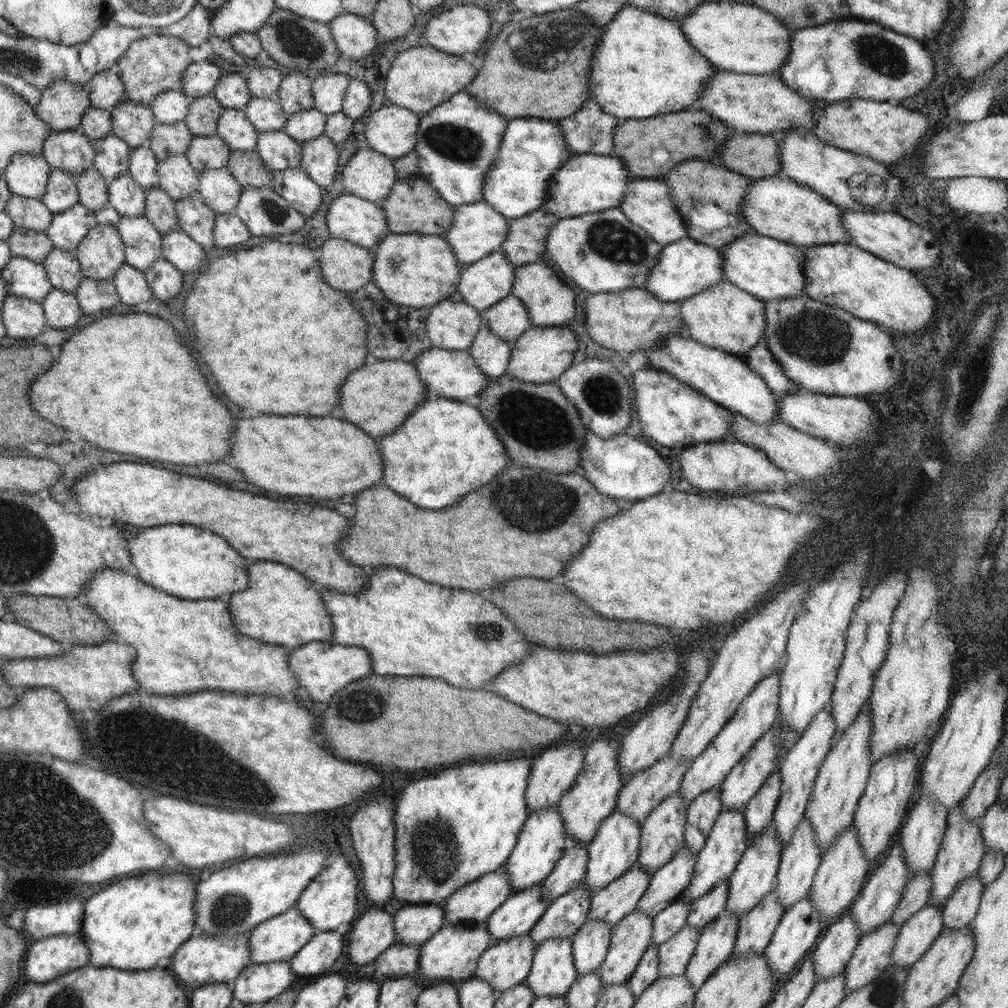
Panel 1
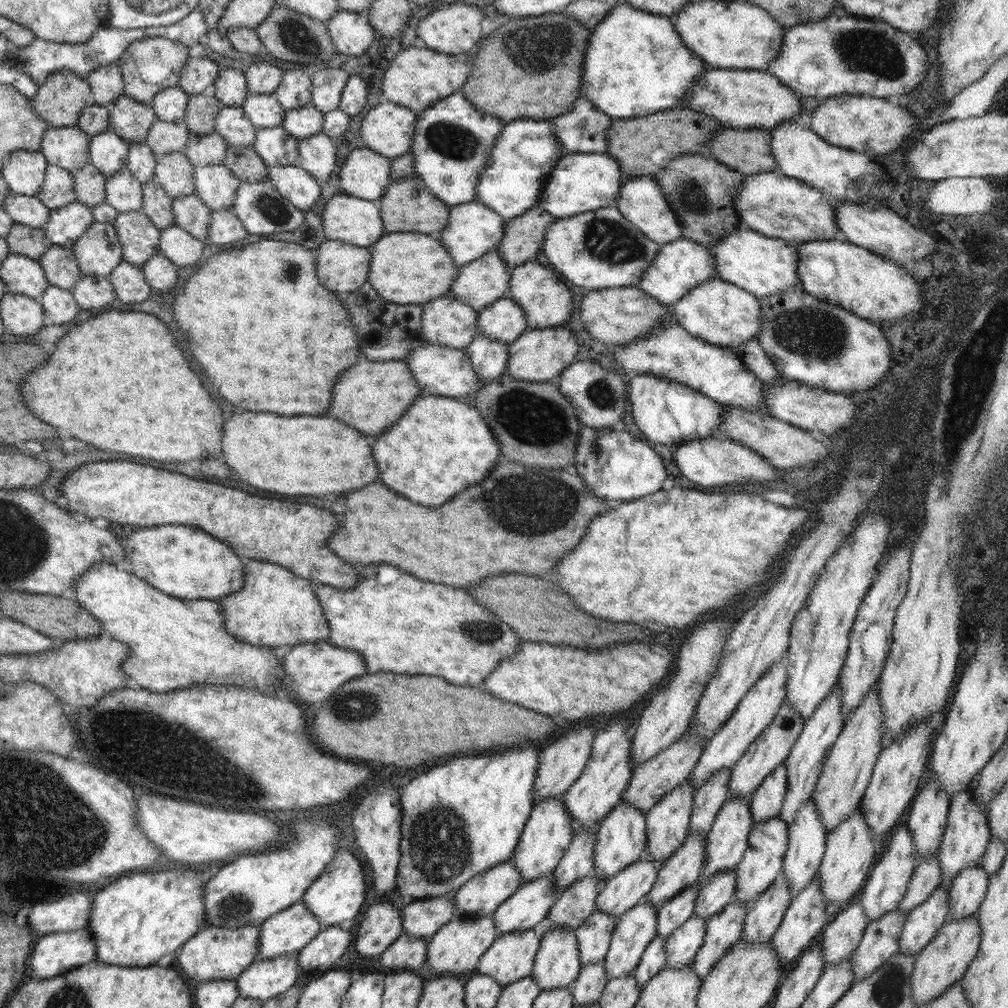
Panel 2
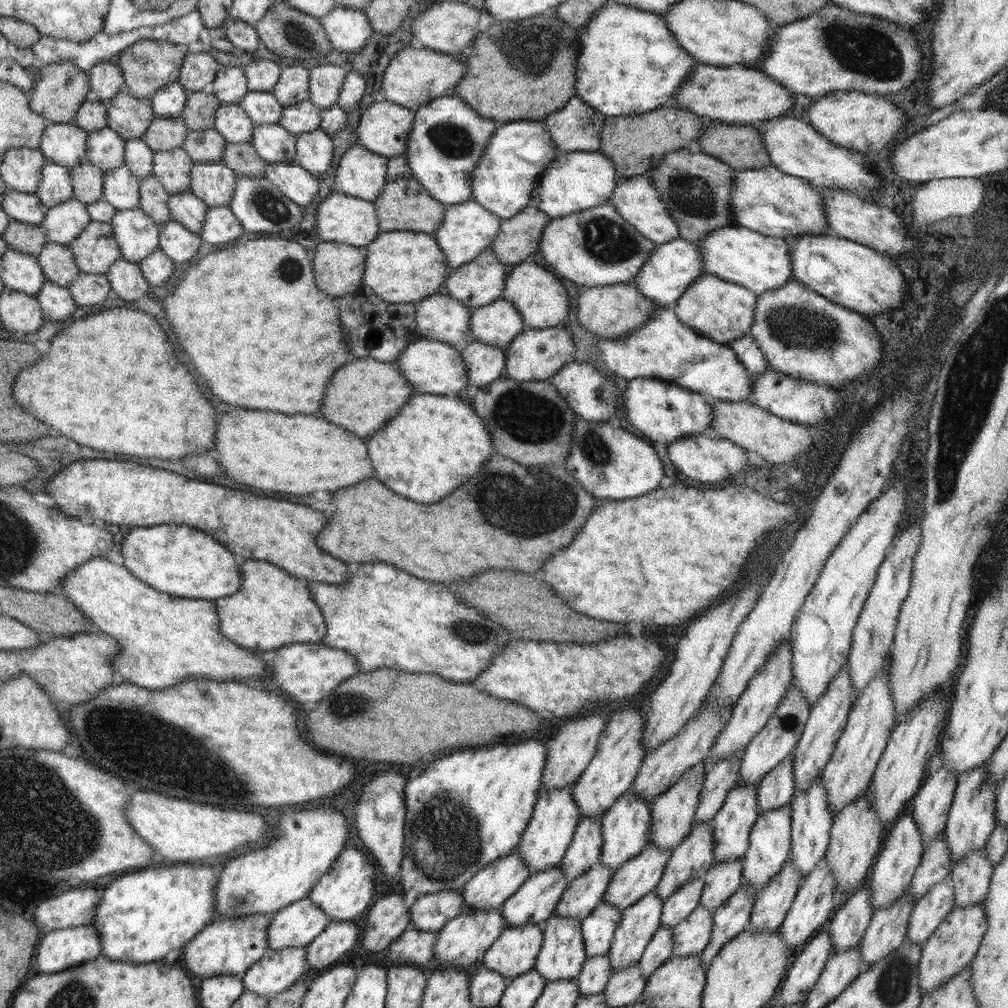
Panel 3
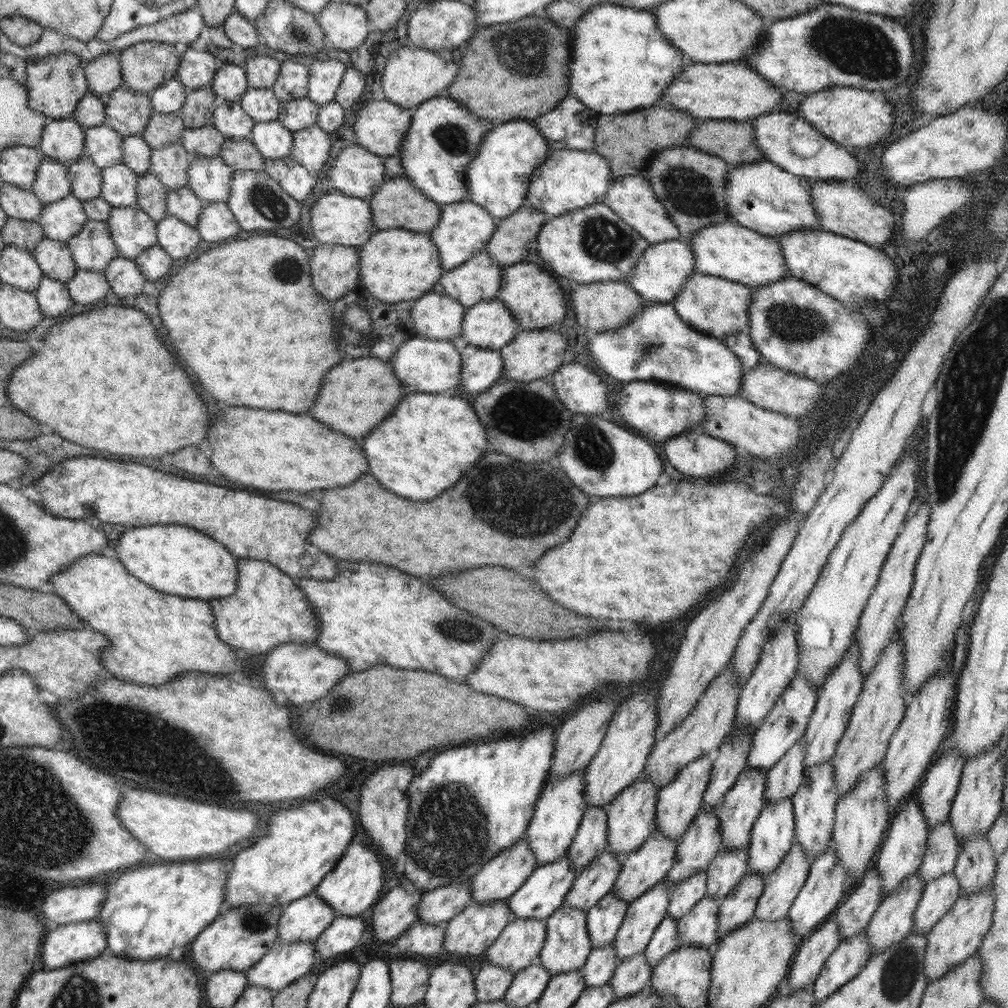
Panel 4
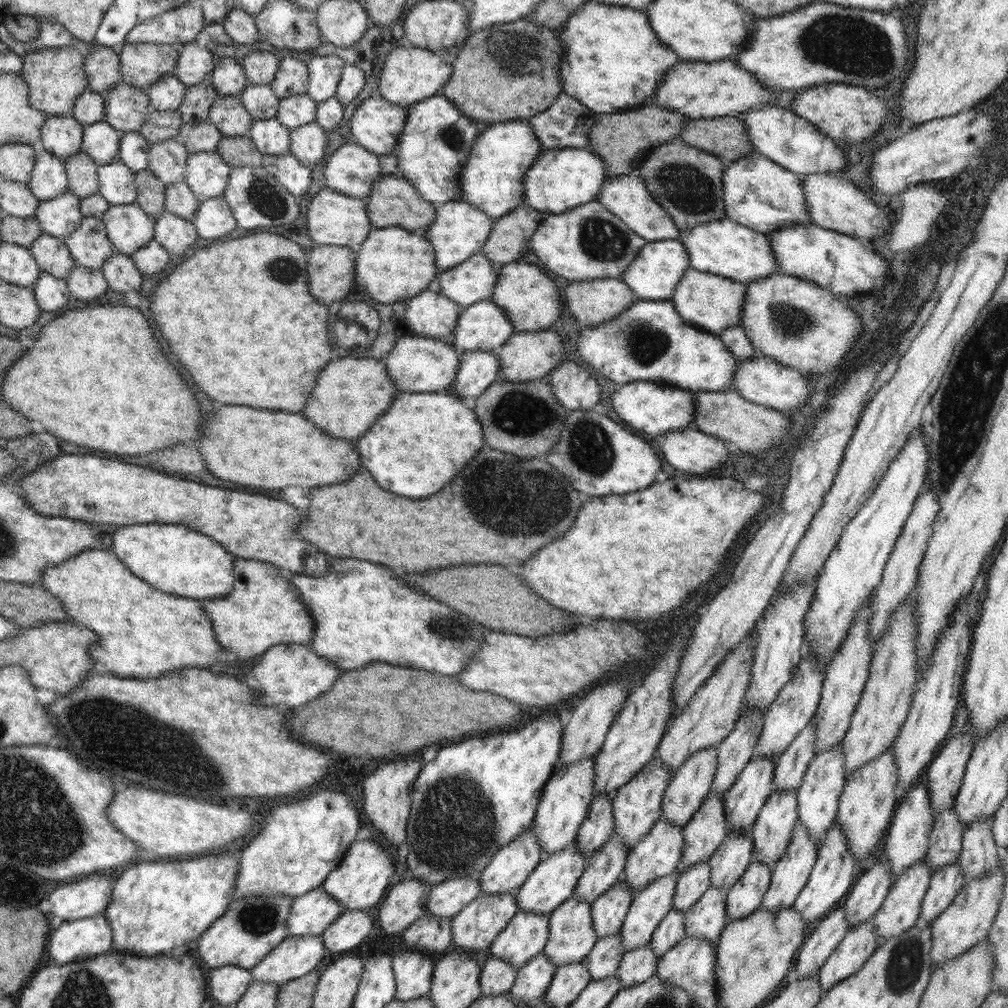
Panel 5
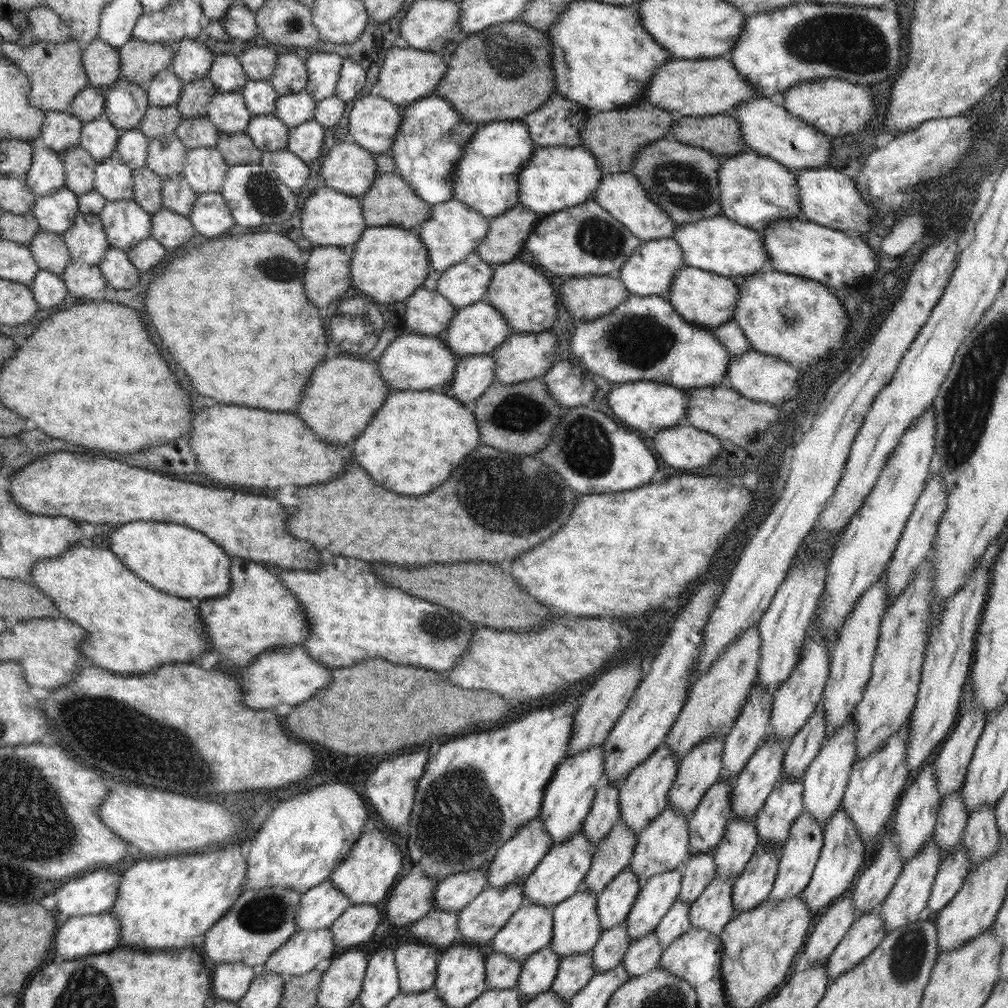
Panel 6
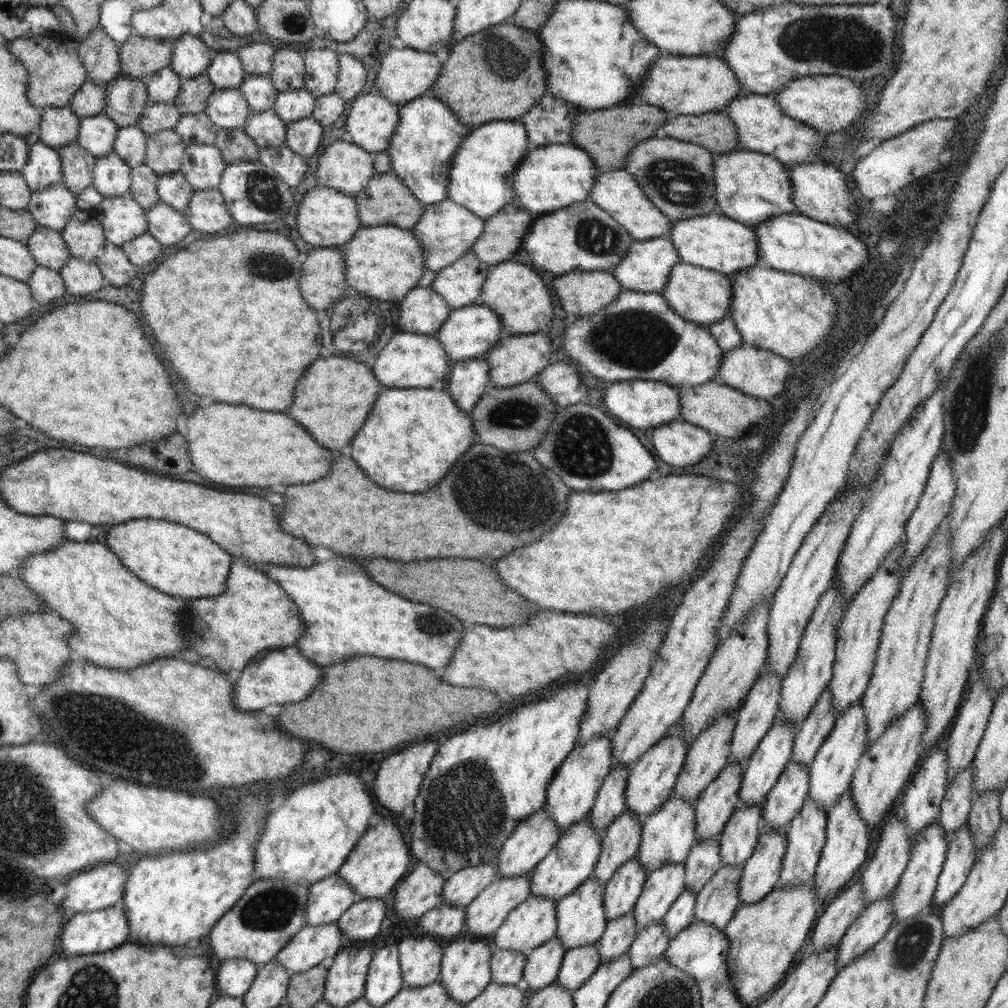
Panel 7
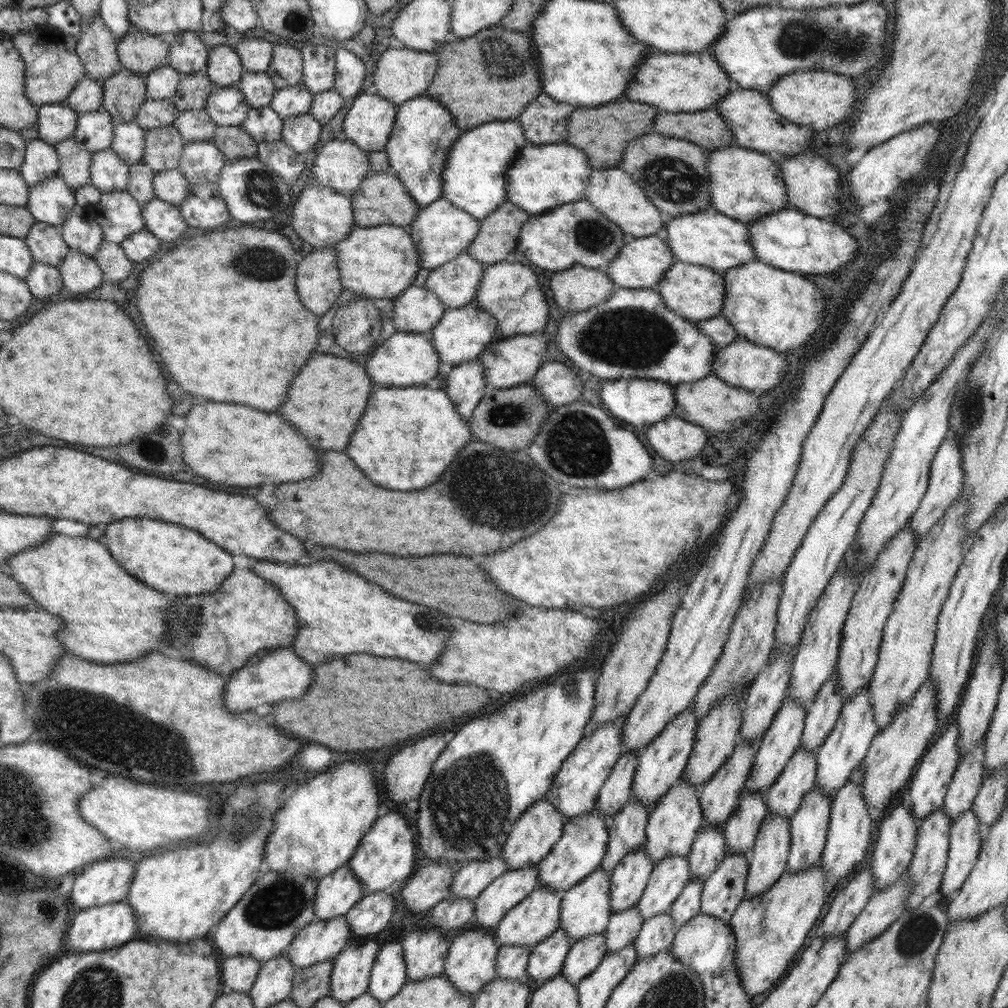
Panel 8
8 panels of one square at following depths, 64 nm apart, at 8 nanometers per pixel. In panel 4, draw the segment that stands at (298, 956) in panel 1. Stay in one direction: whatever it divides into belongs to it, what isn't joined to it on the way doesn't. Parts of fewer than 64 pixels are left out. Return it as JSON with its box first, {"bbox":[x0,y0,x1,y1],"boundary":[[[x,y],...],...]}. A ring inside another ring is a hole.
{"bbox":[313,915,366,962],"boundary":[[[360,915],[354,917],[337,916],[335,920],[320,933],[316,941],[313,941],[315,954],[319,962],[326,962],[336,958],[338,954],[350,952],[356,948],[358,941],[364,936],[366,924]]]}

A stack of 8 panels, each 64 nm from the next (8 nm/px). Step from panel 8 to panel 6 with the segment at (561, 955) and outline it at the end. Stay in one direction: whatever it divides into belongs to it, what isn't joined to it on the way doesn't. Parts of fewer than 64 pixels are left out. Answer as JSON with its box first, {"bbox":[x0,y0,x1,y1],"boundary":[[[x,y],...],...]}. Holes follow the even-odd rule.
{"bbox":[516,944,561,1001],"boundary":[[[551,944],[530,954],[521,964],[516,986],[519,996],[527,1001],[550,989],[560,961],[561,957],[551,949]]]}

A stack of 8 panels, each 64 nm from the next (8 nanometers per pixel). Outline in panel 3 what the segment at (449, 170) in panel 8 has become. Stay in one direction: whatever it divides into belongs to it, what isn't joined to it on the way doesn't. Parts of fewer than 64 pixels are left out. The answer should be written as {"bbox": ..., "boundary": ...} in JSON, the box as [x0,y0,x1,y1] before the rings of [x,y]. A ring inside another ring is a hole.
{"bbox":[469,119,556,219],"boundary":[[[518,119],[516,122],[508,121],[508,124],[498,124],[480,162],[469,176],[472,179],[471,199],[500,219],[512,218],[531,202],[533,188],[535,188],[539,176],[554,160],[555,149],[556,146],[551,134],[548,132],[547,126],[541,121]]]}

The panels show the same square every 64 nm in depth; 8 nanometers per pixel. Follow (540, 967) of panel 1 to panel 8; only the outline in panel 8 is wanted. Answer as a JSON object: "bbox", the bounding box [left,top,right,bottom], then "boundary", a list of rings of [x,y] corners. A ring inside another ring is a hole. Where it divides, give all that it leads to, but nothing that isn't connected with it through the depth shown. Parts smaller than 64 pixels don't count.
{"bbox":[559,866,612,943],"boundary":[[[599,866],[586,878],[582,879],[578,884],[574,884],[562,894],[559,928],[571,938],[572,943],[585,936],[605,932],[608,927],[612,914],[609,901],[610,879],[611,872],[606,872]]]}

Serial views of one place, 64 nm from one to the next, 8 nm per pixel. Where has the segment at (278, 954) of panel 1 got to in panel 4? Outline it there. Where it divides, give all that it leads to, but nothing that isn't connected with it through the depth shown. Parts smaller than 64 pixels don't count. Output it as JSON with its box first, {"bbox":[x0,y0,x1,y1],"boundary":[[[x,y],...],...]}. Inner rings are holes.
{"bbox":[277,891,338,942],"boundary":[[[313,891],[281,907],[282,916],[277,924],[279,942],[316,941],[338,915]]]}

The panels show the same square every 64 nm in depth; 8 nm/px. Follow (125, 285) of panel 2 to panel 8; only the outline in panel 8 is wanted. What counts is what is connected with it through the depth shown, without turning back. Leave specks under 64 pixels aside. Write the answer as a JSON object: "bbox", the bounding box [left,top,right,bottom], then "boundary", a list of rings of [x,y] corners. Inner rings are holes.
{"bbox":[92,239,134,282],"boundary":[[[104,239],[100,250],[92,257],[102,269],[105,280],[122,282],[131,275],[134,263],[126,256],[122,247],[115,242]]]}

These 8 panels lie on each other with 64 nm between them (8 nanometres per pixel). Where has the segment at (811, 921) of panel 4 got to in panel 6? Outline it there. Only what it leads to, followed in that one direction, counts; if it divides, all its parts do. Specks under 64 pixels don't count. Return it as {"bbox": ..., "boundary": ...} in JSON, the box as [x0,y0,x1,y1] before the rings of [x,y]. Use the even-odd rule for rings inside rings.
{"bbox":[801,806,866,914],"boundary":[[[842,806],[828,819],[828,823],[825,825],[825,844],[821,849],[819,860],[815,864],[812,878],[801,892],[801,898],[803,898],[809,910],[812,910],[812,914],[828,908],[840,896],[846,894],[852,880],[856,878],[856,872],[860,870],[860,864],[864,862],[866,845],[857,835],[855,827],[856,825],[852,823],[852,819],[848,817],[848,813],[842,809]]]}

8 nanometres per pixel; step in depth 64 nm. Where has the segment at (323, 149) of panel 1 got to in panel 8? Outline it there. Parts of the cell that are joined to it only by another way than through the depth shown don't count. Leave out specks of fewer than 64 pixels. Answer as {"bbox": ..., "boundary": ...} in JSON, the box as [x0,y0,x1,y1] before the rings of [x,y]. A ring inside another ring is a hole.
{"bbox":[282,113,322,152],"boundary":[[[309,113],[283,120],[282,140],[296,152],[310,152],[320,140],[322,124]]]}

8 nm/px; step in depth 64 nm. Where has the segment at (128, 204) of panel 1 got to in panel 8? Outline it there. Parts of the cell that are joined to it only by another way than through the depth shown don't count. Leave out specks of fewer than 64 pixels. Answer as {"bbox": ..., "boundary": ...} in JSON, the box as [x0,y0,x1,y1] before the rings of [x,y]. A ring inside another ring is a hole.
{"bbox":[91,148,129,192],"boundary":[[[107,148],[91,155],[91,183],[102,192],[125,190],[129,181],[129,165]]]}

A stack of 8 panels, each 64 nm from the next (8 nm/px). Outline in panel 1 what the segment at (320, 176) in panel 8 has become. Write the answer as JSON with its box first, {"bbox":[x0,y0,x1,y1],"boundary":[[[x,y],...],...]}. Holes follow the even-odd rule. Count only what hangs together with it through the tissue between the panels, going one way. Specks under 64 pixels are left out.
{"bbox":[342,149,398,203],"boundary":[[[360,149],[342,171],[345,193],[381,203],[398,181],[393,159],[374,149]]]}

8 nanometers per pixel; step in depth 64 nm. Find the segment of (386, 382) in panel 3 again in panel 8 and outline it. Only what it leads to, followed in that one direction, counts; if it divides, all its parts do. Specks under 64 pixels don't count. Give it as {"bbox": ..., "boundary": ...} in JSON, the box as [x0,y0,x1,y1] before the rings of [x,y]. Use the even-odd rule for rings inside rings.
{"bbox":[282,354,375,450],"boundary":[[[314,354],[288,388],[288,400],[282,406],[282,416],[300,430],[312,446],[344,450],[375,387],[365,368],[356,362],[328,354]]]}

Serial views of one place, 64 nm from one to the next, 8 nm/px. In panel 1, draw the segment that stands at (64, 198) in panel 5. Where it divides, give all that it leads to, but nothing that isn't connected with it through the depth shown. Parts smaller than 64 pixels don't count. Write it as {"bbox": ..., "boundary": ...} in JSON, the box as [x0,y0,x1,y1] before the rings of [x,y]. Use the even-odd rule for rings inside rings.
{"bbox":[44,202,98,252],"boundary":[[[78,202],[72,208],[54,214],[49,227],[44,233],[53,242],[53,248],[74,252],[78,243],[92,228],[95,228],[97,224],[98,222],[95,217],[95,211],[86,208],[83,204]]]}

